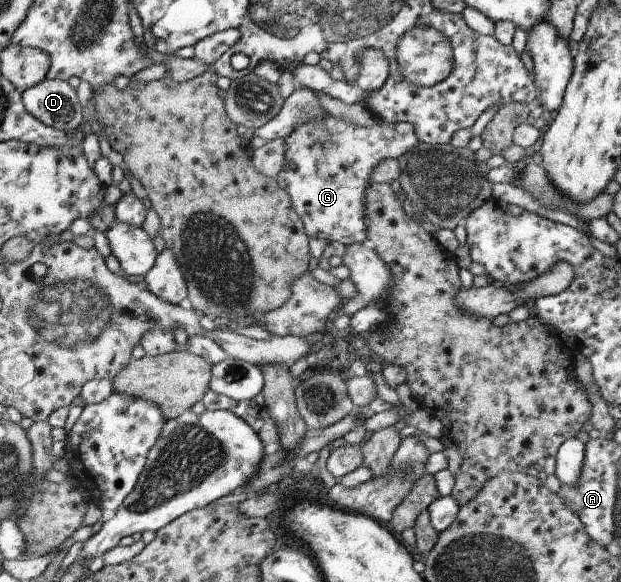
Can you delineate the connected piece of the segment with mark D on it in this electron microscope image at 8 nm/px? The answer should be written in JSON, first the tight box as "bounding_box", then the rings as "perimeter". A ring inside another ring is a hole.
{"bounding_box":[20,77,83,132],"perimeter":[[[45,77],[20,94],[27,113],[47,127],[66,132],[77,129],[83,121],[75,89],[65,80]]]}

